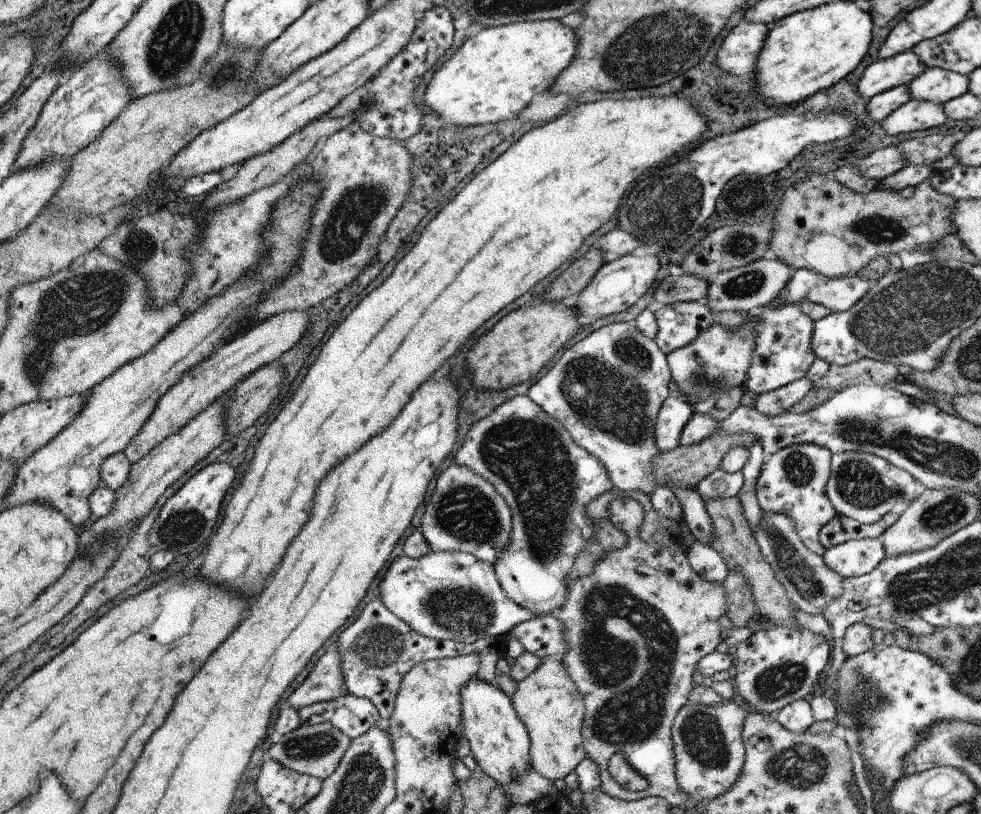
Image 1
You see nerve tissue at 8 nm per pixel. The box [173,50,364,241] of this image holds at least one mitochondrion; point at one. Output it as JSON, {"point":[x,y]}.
{"point":[228,71]}

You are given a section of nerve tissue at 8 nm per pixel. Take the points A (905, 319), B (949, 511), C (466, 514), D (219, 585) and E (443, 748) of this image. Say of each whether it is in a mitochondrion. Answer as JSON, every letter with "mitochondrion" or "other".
{"A":"mitochondrion","B":"mitochondrion","C":"mitochondrion","D":"other","E":"other"}

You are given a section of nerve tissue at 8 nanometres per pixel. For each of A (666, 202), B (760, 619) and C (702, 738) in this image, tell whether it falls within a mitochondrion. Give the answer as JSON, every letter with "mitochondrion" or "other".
{"A":"mitochondrion","B":"other","C":"mitochondrion"}

